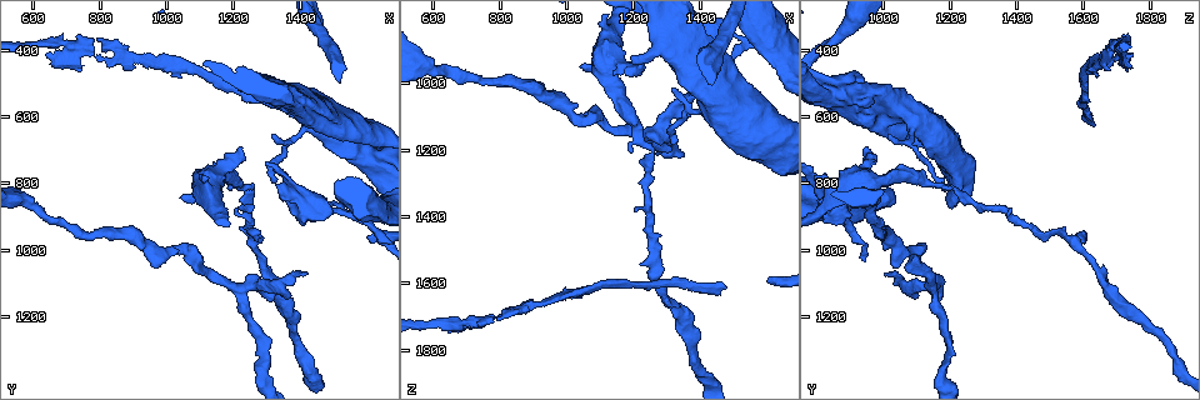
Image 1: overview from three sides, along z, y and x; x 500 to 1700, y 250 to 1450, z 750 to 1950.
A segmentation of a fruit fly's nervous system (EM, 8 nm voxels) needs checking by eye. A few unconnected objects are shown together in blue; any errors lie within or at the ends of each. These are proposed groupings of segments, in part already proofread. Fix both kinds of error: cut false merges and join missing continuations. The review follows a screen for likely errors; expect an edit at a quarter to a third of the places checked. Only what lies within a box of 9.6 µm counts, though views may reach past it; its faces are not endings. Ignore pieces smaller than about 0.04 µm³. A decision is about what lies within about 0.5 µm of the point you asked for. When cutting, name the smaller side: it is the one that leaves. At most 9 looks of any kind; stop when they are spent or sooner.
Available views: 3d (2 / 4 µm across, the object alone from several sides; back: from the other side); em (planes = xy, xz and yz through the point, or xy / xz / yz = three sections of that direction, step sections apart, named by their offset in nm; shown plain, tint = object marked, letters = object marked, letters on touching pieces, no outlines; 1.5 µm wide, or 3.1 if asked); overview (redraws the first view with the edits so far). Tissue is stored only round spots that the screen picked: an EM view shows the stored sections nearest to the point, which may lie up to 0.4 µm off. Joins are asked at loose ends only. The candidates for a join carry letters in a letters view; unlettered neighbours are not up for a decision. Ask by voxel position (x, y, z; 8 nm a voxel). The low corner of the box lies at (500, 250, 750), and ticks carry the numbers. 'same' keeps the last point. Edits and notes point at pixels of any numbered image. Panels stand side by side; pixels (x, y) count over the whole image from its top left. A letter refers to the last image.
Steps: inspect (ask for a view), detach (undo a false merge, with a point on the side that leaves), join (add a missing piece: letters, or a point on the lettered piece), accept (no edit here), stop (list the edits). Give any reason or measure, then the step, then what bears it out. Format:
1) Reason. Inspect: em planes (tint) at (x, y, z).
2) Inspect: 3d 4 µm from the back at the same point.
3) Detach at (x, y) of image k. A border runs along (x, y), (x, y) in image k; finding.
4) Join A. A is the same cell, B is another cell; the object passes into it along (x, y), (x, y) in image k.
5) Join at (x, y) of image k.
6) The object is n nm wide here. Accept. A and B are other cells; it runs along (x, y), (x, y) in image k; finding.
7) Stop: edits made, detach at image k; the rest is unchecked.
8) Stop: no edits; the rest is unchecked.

Sudden change in width. Inspect: em xz step 8 (letters) at (1130, 850, 850).

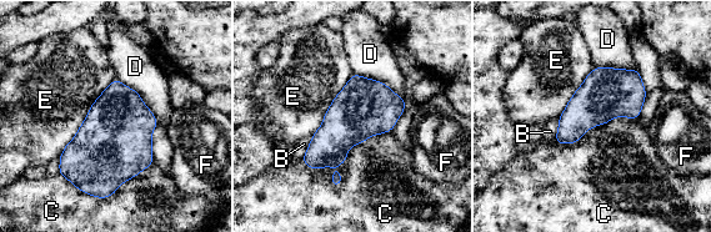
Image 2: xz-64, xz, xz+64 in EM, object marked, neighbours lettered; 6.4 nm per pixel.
The object is 240 nm wide here. Accept. B, C, D, E and F are other cells; a border runs along (391, 130), (343, 164), (301, 161) in image 2; one neuron here.

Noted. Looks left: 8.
Thick turns thin. Inspect: em yz step 8 (tint) at (1290, 1390, 1180).

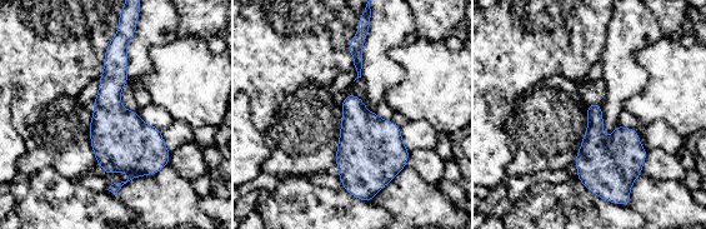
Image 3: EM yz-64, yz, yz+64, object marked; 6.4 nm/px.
Another direction. Inspect: em planes (letters) at the same point.

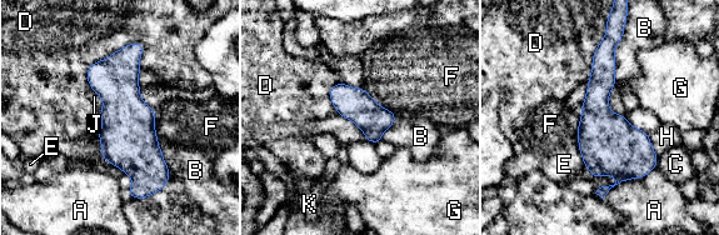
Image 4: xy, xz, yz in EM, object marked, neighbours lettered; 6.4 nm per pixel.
Accept. A, B, C, D, E, F, G, H, J and K are other cells; a border runs along (91, 88), (103, 103), (99, 111) in image 4; all the same neuron.

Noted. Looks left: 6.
Free end. Inspect: em planes (letters) at (1370, 1140, 1080).

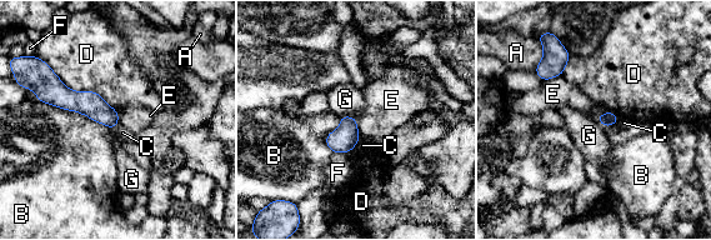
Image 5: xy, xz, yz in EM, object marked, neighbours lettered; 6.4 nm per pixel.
Accept. A, B, C, D, E, F and G are other cells; no lettered piece goes on from it.

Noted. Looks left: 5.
Branch stops here. Inspect: em planes (letters) at (1470, 610, 1610).

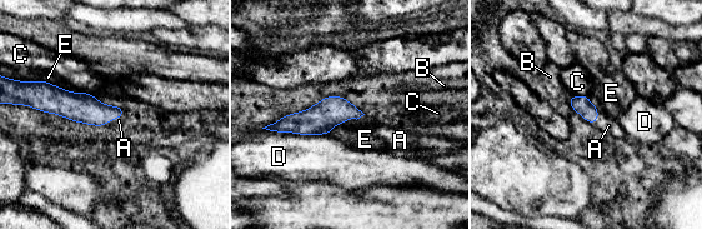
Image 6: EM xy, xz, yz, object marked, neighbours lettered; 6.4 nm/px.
The object is 120 nm wide here; the longest contact is with D, 400 nm. Join A. A is the same cell, B, C, D and E are other cells; it goes on there.

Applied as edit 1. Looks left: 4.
Stop: edits made, join at image 6; the rest is unchecked.

